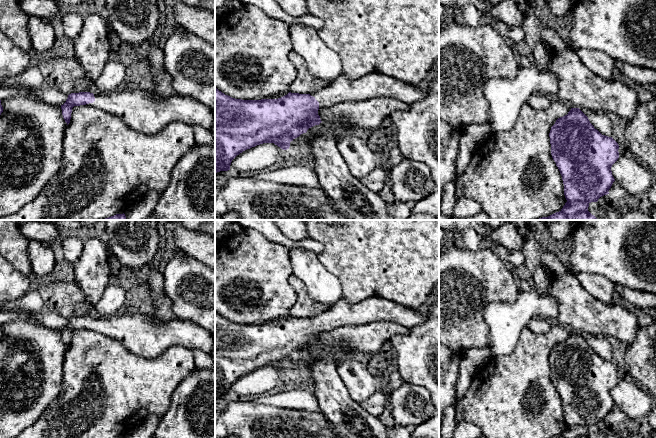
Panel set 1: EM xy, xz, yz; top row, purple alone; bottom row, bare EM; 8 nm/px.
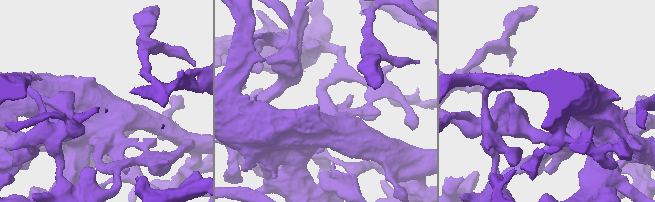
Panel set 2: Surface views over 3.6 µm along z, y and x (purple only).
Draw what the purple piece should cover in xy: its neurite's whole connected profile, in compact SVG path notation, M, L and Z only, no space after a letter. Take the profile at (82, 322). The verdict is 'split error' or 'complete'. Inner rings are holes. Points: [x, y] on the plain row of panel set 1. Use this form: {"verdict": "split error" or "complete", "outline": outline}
{"verdict": "split error", "outline": "M148 314L71 317L61 329L67 349L72 332L80 329L118 339L126 348L144 358L153 358L172 345L180 345L192 351L197 369L215 369L211 356L215 340L209 332L188 321L174 318L161 322L155 315Z"}

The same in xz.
{"verdict": "split error", "outline": "M369 297L359 303L350 303L344 298L337 301L332 307L316 317L299 318L289 316L278 323L242 324L225 319L215 312L215 397L230 394L232 384L243 375L263 367L274 367L283 374L290 371L290 366L322 345L318 334L330 331L345 325L365 325L380 321L397 323L407 328L417 327L424 323L426 314L420 313L413 308L406 307L394 301L382 297Z"}

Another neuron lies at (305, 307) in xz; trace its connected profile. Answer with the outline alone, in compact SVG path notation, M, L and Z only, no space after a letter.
M294 274L289 277L290 285L295 289L297 300L292 309L289 311L289 316L299 318L312 318L318 316L320 313L330 309L332 305L320 303L313 300L302 280L297 278Z

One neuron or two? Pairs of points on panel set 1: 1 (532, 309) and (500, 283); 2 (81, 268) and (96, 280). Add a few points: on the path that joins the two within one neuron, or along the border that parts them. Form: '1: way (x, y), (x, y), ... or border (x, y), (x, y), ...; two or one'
1: border (520, 292), (512, 302), (494, 302); two
2: way (85, 272), (92, 276); one

